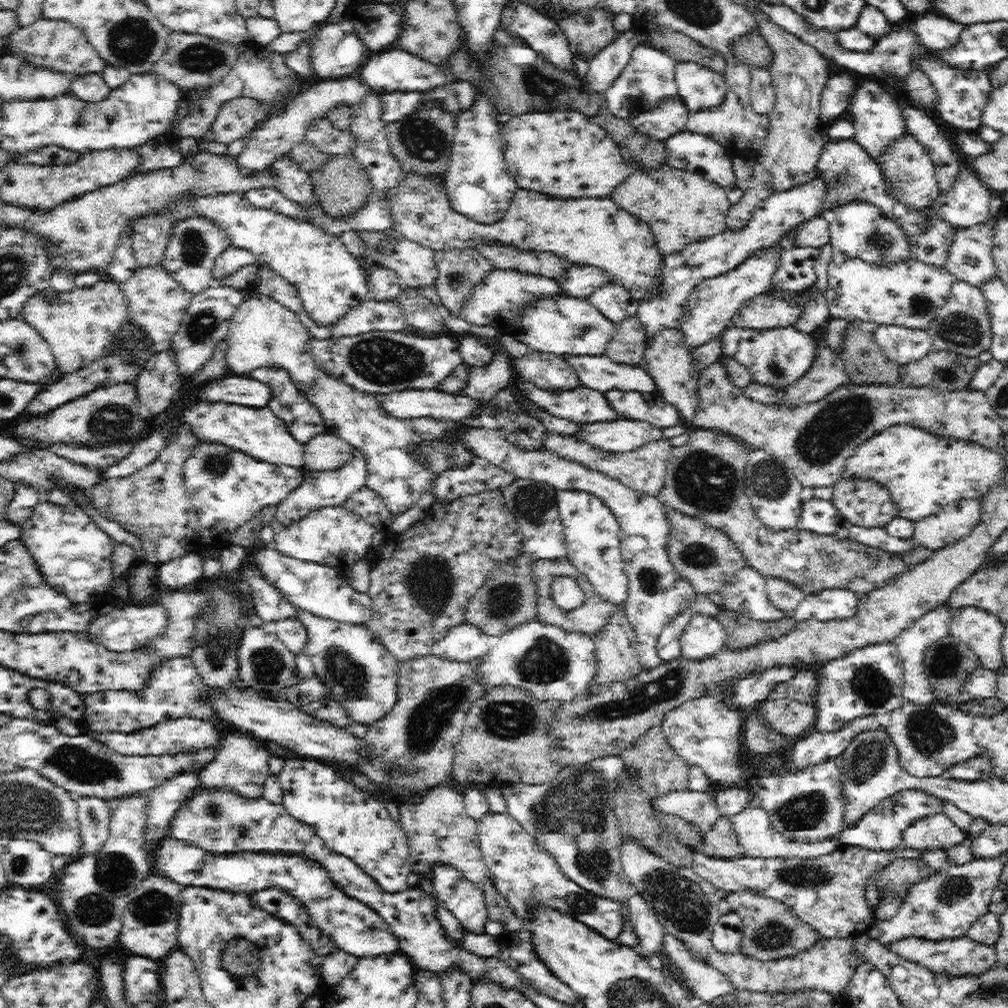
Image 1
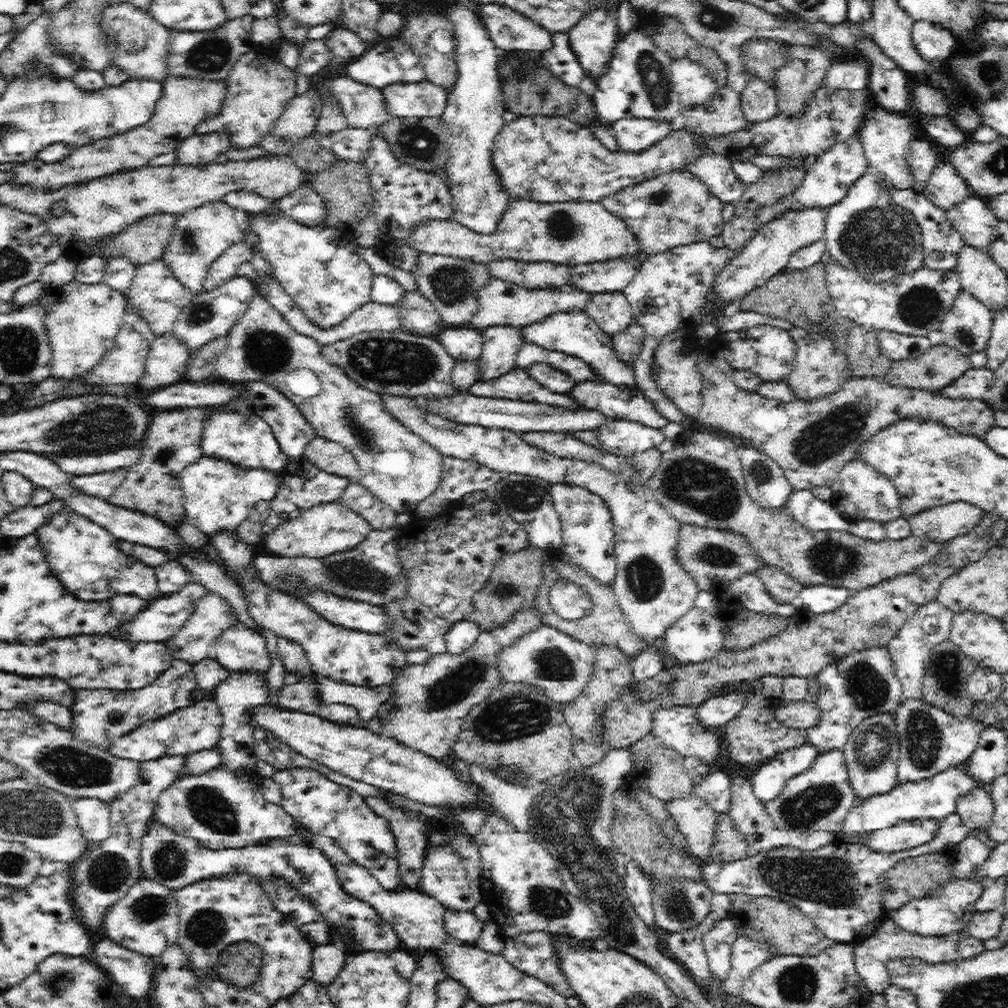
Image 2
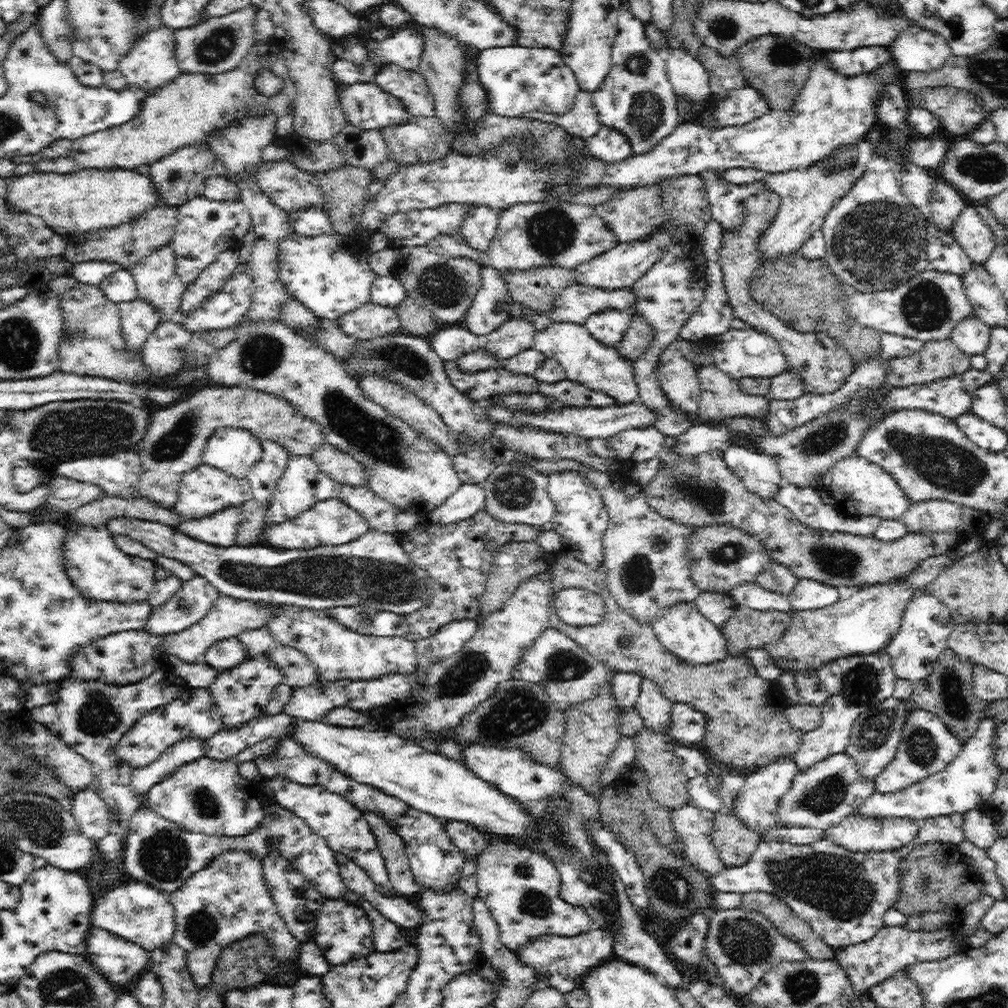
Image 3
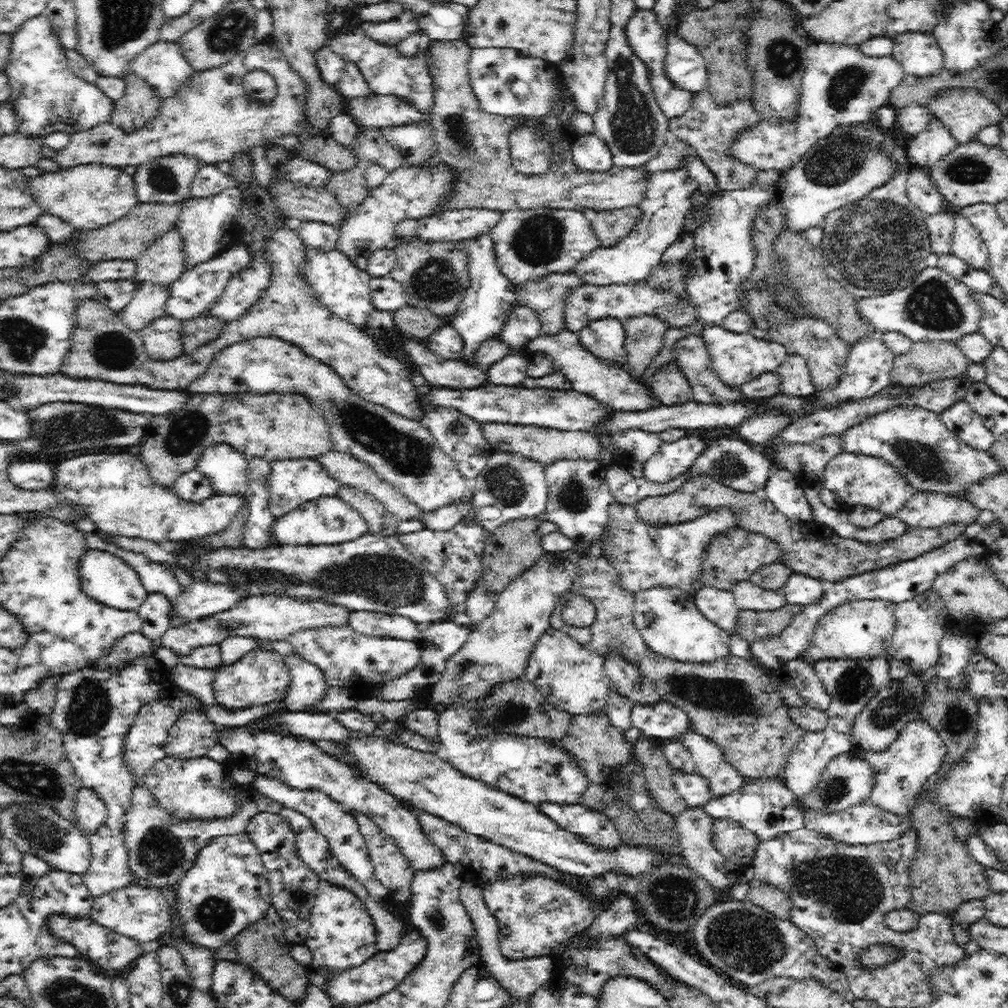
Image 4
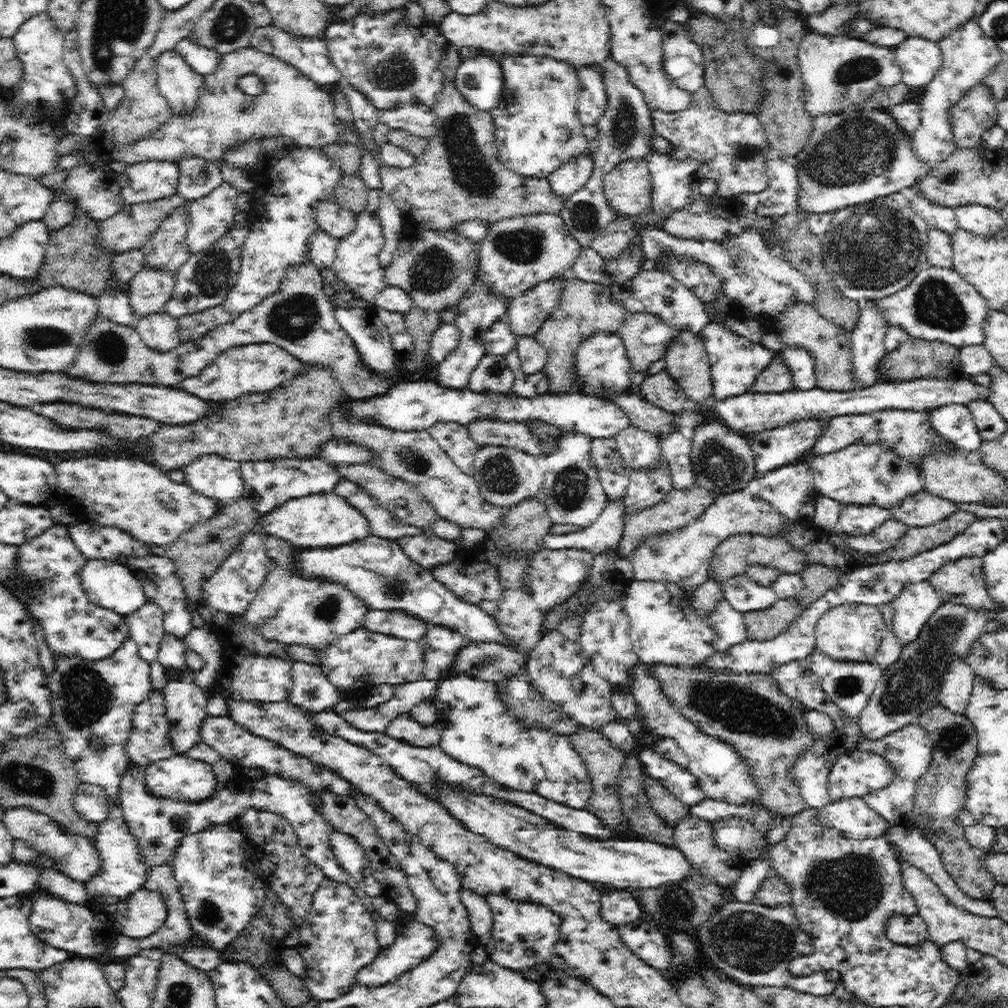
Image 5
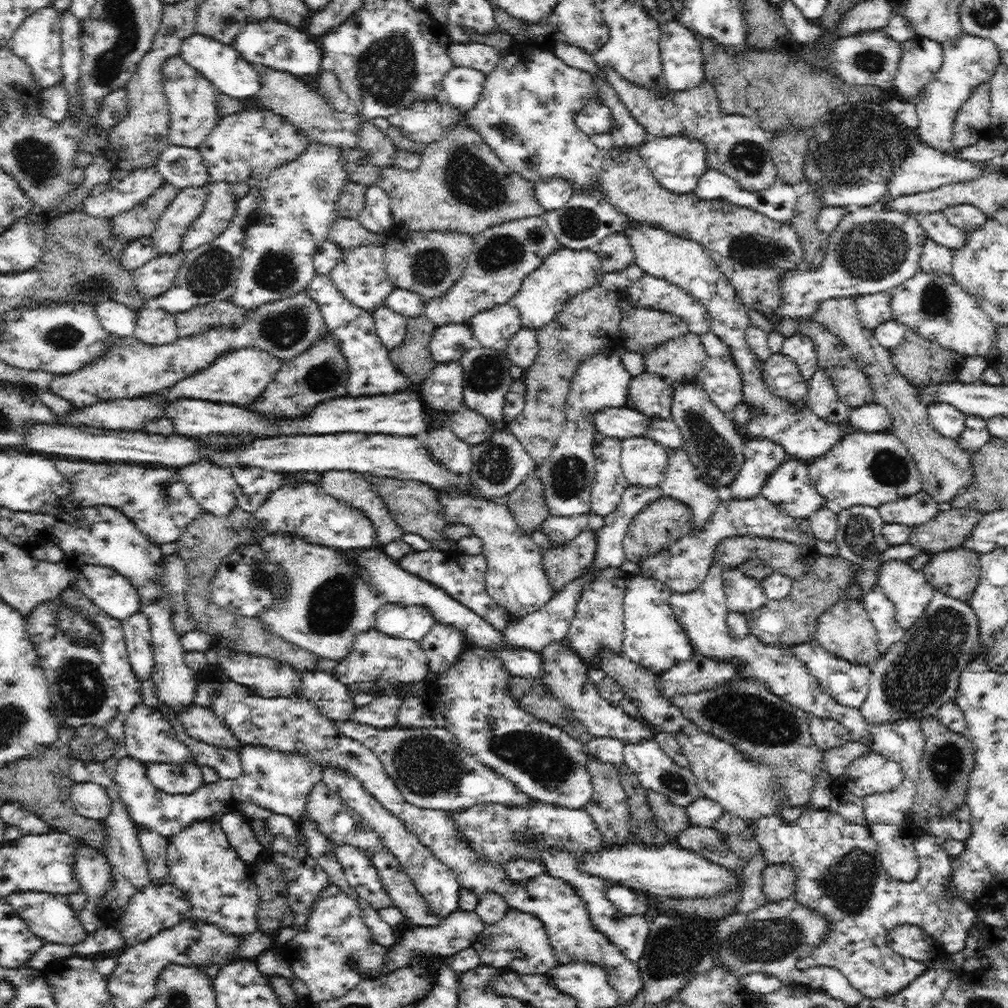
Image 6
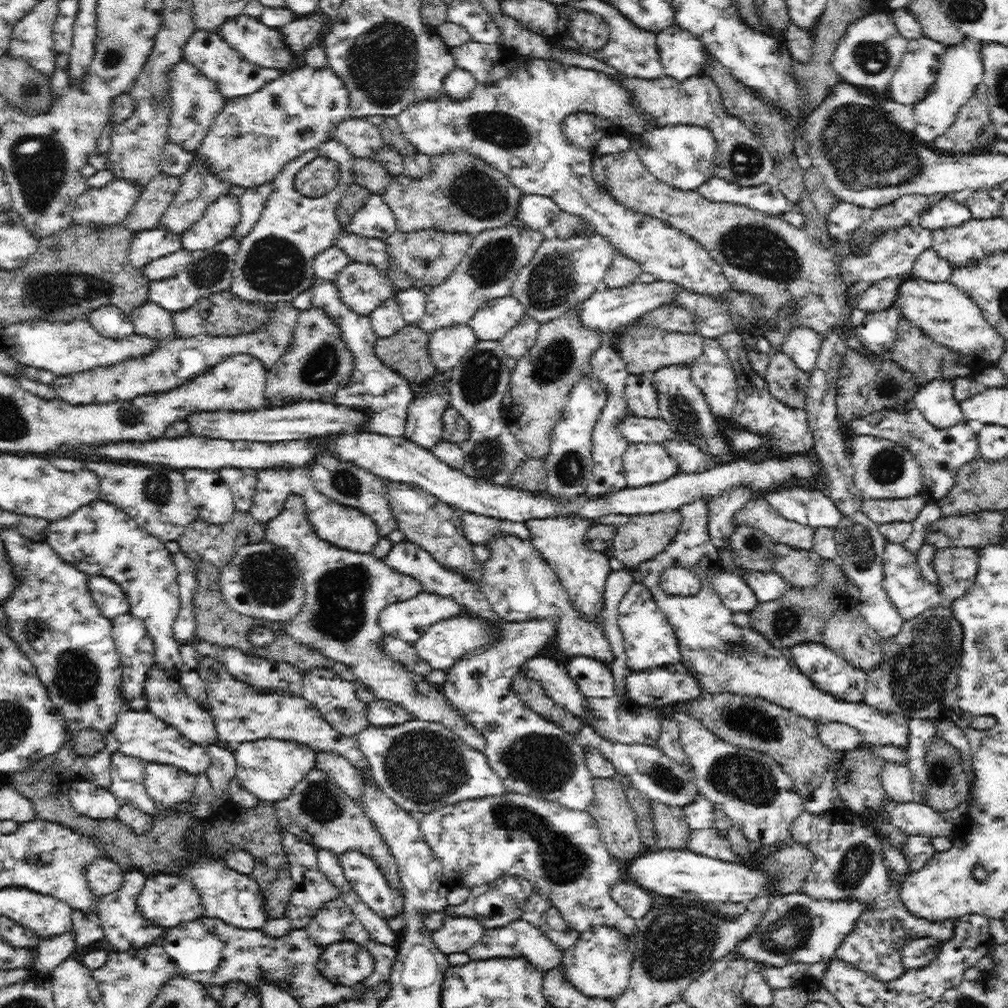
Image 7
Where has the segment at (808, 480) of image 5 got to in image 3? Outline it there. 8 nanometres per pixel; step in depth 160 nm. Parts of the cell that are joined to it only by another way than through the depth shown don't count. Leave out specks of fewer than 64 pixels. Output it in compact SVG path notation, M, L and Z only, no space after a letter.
M788 482L782 484L774 499L804 526L814 530L872 537L881 523L876 516L839 514L835 508L822 502L815 489L800 488Z

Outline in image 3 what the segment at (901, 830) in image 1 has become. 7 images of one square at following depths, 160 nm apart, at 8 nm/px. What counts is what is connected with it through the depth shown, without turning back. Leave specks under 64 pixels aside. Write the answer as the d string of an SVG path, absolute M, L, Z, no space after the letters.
M986 718L980 722L976 734L973 738L968 740L968 743L964 745L963 750L960 750L957 758L952 760L948 766L945 766L945 770L932 774L928 778L924 778L921 782L914 784L912 787L905 787L900 791L894 793L878 793L872 794L860 804L852 812L852 816L860 817L878 817L881 820L887 820L890 817L894 818L912 818L918 820L926 820L927 818L936 818L937 816L950 816L952 814L964 814L972 808L987 808L987 801L989 797L992 797L999 777L1003 774L1003 770L998 767L998 763L995 761L995 743L993 737L996 730L999 728L1001 722L996 718Z

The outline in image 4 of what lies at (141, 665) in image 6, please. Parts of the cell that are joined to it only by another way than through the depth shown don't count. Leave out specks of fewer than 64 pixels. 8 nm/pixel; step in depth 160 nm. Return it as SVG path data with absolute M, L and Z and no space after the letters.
M148 594L144 602L137 608L139 617L143 619L141 633L155 643L155 648L161 647L161 638L171 627L169 611L171 602L163 595Z

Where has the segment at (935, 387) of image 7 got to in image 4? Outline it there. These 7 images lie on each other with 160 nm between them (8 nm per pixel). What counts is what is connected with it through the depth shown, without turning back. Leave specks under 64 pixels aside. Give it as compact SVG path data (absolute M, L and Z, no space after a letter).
M964 400L952 403L942 414L943 423L960 440L976 450L987 451L995 441L984 419Z

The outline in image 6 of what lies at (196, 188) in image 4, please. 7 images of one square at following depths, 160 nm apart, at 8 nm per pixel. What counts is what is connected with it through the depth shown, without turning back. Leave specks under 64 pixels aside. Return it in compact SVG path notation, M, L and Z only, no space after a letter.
M167 146L157 158L155 169L176 188L204 186L210 175L199 149Z

